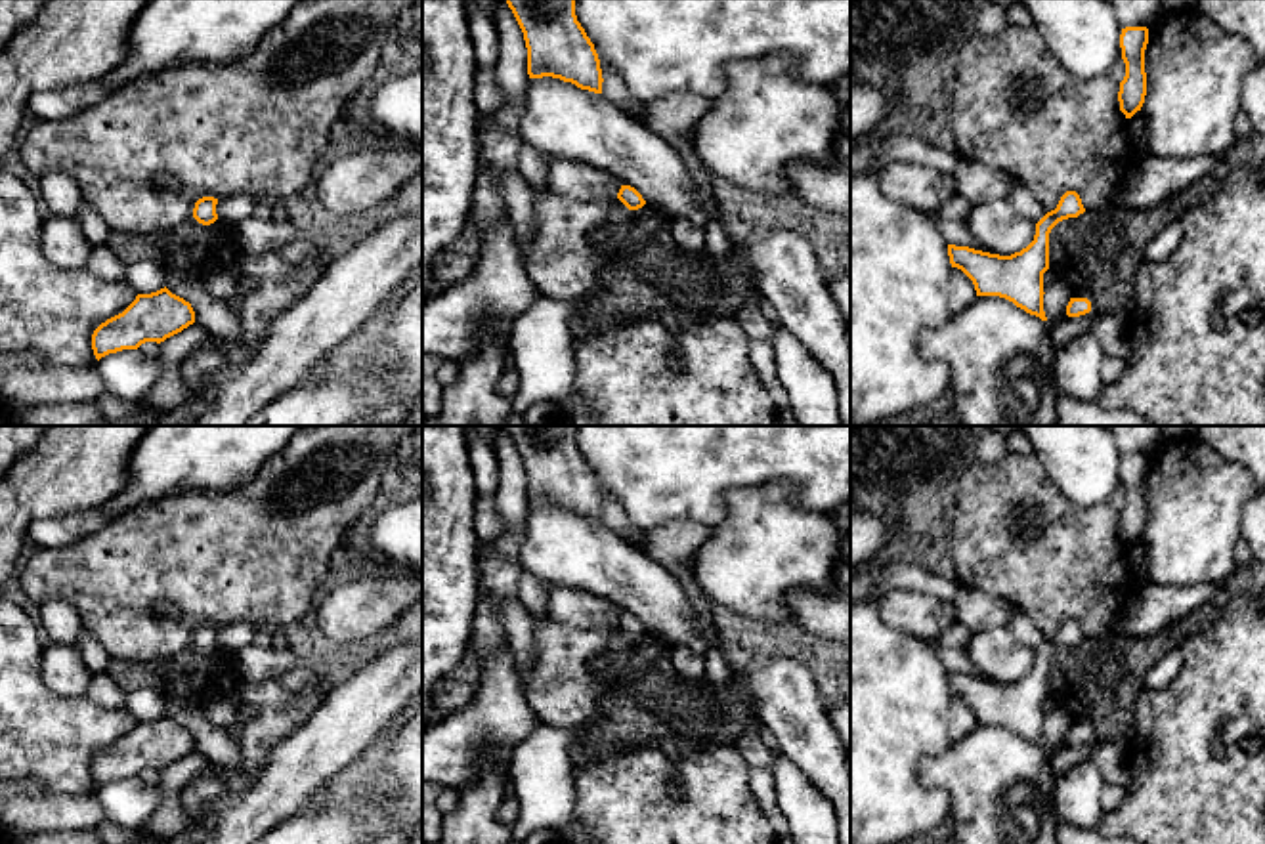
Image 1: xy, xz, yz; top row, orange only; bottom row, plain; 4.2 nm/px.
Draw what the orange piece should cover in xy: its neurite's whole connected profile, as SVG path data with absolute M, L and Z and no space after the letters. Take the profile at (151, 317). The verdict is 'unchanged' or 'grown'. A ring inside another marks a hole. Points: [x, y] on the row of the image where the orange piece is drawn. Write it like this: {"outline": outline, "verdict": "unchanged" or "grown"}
{"outline": "M166 286L138 294L118 315L101 323L92 334L96 359L122 349L138 349L145 342L164 342L195 323L189 302L172 294Z", "verdict": "unchanged"}

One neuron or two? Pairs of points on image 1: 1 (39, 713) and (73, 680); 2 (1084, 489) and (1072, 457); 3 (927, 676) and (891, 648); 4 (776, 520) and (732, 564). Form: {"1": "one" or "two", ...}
{"1": "two", "2": "one", "3": "one", "4": "one"}

